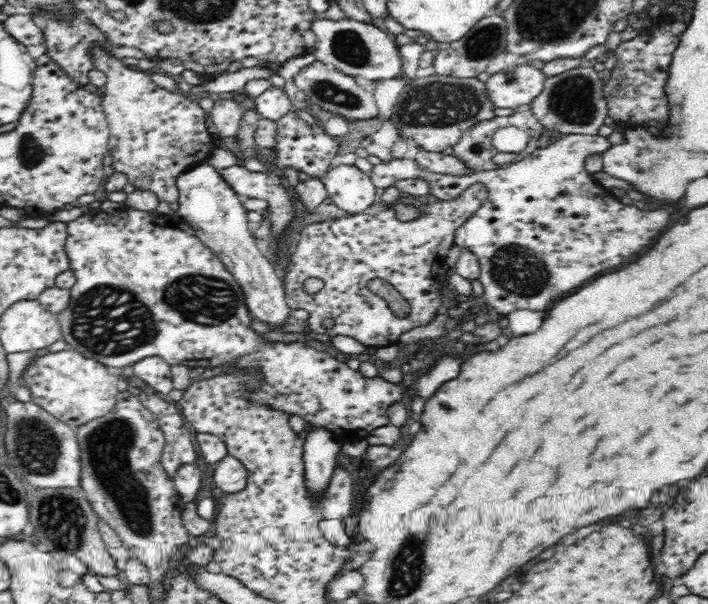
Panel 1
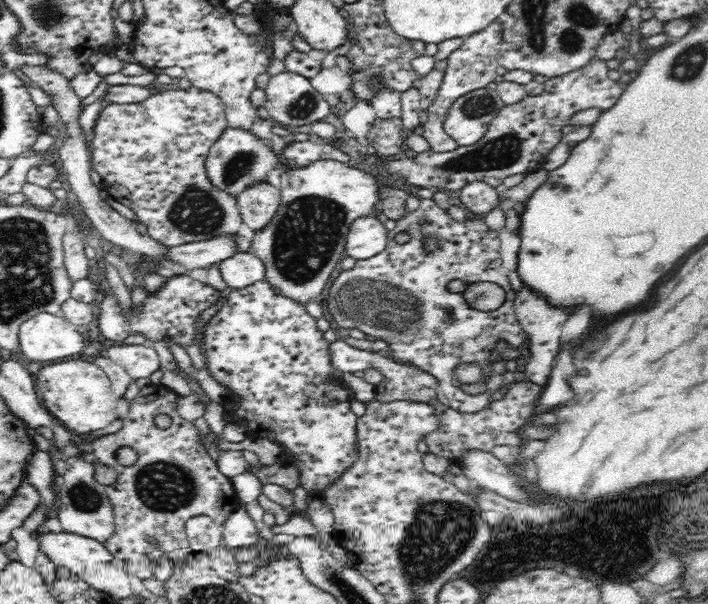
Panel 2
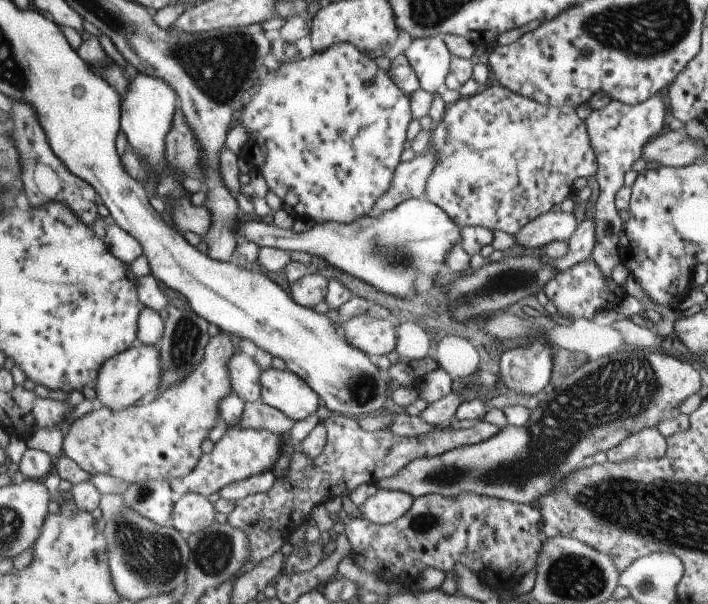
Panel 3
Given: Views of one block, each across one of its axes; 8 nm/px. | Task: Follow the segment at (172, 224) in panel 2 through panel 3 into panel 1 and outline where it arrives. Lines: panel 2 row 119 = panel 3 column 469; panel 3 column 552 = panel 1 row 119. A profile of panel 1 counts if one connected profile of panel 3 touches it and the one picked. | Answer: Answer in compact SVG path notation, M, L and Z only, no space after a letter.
M92 42L90 59L94 68L106 74L107 82L101 95L102 108L107 116L109 128L109 154L112 155L112 167L116 173L124 173L130 184L142 190L152 190L161 202L174 203L179 200L176 178L189 169L206 162L216 148L213 135L206 126L206 105L188 99L180 93L164 89L154 81L150 72L128 69L105 46Z

